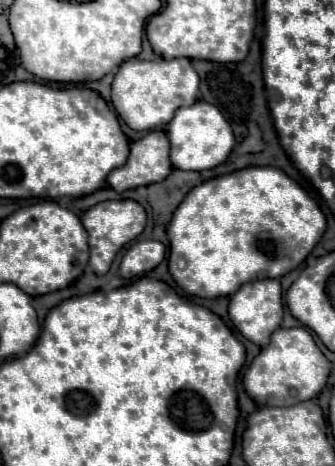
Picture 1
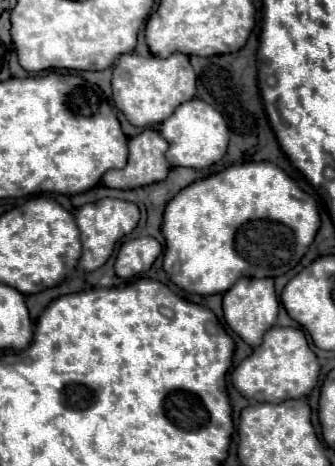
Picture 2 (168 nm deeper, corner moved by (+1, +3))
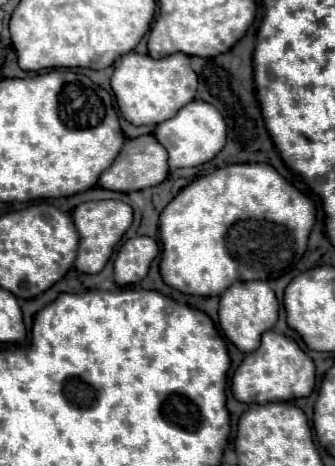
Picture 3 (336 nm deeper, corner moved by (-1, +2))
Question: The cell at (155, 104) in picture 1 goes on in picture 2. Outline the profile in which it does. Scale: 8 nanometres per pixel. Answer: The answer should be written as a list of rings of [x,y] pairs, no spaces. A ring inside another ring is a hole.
[[[131,52],[123,54],[113,68],[113,102],[133,126],[147,128],[161,124],[181,102],[191,98],[195,98],[195,72],[189,64],[189,56],[185,54],[171,54],[169,58],[143,58]]]

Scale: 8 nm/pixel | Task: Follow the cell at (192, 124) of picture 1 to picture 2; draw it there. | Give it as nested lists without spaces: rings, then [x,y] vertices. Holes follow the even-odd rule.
[[[193,98],[177,106],[177,110],[161,124],[159,132],[169,142],[167,162],[171,166],[189,166],[189,168],[209,168],[219,162],[227,150],[229,128],[223,116],[207,102]]]

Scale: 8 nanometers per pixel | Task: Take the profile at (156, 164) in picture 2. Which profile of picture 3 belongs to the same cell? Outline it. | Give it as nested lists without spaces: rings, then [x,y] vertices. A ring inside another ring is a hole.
[[[143,135],[137,139],[127,139],[125,145],[121,147],[115,163],[103,173],[103,183],[99,177],[99,185],[109,191],[121,191],[121,193],[131,193],[131,191],[141,191],[147,187],[155,187],[165,181],[169,173],[167,167],[167,151],[159,147],[159,141],[153,135]]]

